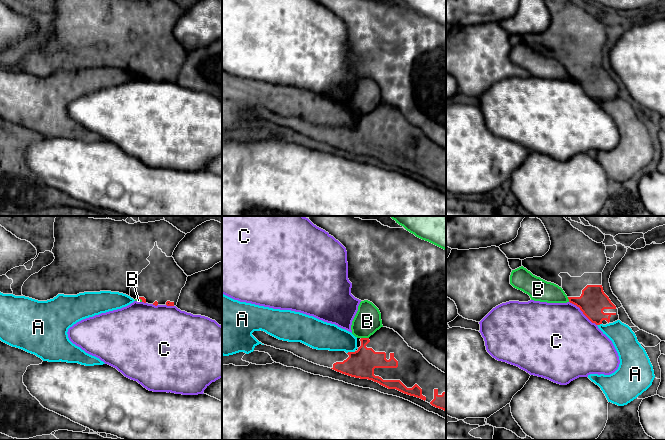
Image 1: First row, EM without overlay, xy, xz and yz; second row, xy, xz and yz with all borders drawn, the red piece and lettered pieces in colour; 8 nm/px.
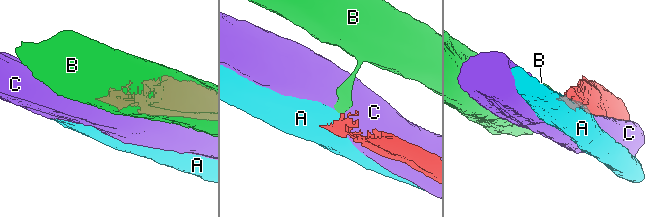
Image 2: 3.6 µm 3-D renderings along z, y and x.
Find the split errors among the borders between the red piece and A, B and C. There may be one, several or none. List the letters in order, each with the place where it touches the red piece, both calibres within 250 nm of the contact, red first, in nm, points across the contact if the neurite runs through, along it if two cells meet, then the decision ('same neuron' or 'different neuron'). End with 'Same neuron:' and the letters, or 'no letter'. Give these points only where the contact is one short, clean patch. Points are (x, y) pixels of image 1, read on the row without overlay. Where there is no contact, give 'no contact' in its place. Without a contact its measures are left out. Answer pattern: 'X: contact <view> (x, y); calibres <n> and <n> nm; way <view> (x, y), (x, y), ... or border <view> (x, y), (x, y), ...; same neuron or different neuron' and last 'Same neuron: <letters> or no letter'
A: contact xz (351, 128); calibres 220 and 220 nm; border xz (355, 127), (347, 129); different neuron
B: contact xz (365, 114); calibres 220 and 220 nm; border xz (361, 113), (368, 114); different neuron
C: contact yz (582, 87); calibres 220 and 480 nm; different neuron
Same neuron: no letter

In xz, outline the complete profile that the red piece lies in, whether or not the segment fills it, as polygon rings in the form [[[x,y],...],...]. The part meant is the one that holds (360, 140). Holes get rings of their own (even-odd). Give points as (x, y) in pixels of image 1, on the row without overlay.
[[[381,103],[369,114],[357,114],[357,125],[348,129],[313,125],[301,118],[279,116],[261,106],[254,107],[252,111],[264,121],[291,128],[309,138],[351,153],[372,156],[388,165],[396,165],[420,174],[446,187],[446,149],[430,140],[420,128],[409,123],[393,105]]]

